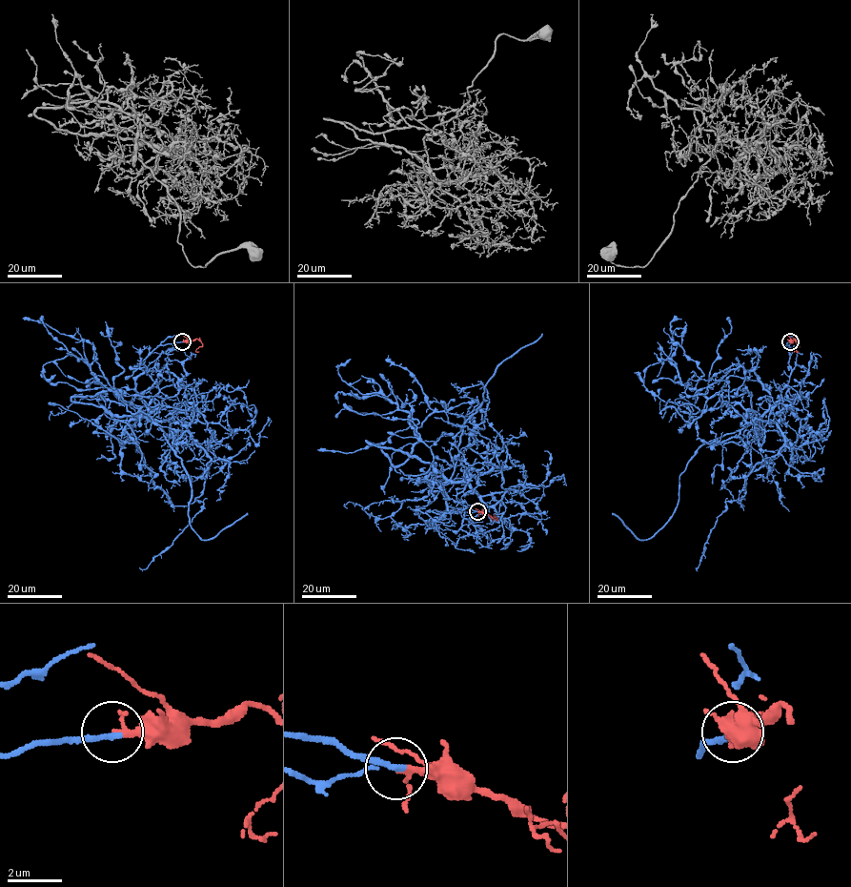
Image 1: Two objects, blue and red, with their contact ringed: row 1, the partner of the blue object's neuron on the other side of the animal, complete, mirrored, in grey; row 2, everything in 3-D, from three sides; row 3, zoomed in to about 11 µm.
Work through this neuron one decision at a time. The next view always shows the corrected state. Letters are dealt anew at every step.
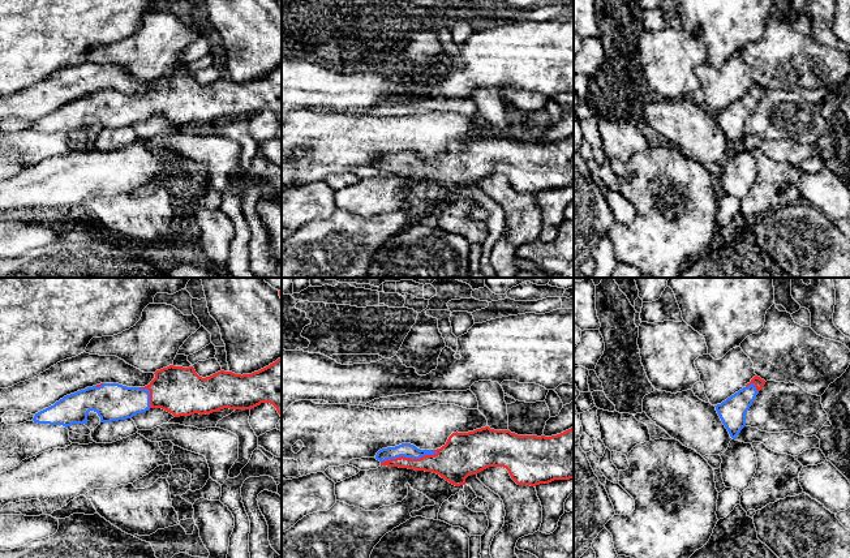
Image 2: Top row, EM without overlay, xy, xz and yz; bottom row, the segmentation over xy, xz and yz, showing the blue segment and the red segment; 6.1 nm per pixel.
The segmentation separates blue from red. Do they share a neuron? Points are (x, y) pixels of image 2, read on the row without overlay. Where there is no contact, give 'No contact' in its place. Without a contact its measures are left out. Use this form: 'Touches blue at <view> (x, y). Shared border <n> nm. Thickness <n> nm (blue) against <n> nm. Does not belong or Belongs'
Touches blue at xz (408, 164). Shared border 360 nm. Thickness 90 nm (blue) against 190 nm. Belongs

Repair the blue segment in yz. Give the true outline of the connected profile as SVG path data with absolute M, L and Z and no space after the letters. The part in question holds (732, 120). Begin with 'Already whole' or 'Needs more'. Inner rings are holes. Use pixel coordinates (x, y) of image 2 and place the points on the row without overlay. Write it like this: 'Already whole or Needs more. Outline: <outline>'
Needs more. Outline: M755 83L742 98L721 112L714 113L722 132L733 147L735 147L746 134L746 121L764 93L765 89Z

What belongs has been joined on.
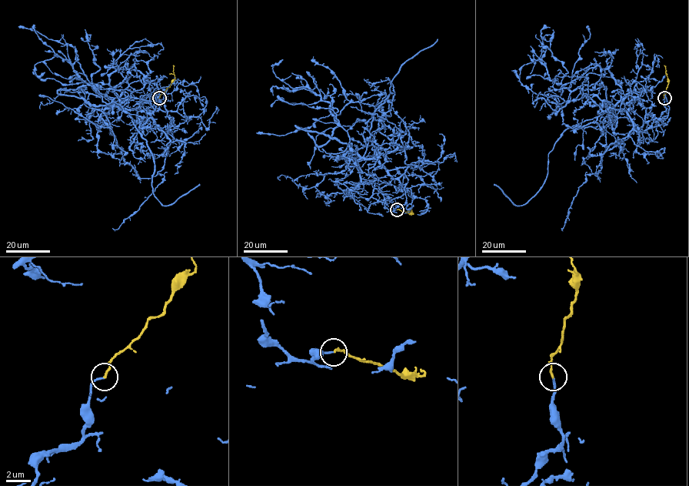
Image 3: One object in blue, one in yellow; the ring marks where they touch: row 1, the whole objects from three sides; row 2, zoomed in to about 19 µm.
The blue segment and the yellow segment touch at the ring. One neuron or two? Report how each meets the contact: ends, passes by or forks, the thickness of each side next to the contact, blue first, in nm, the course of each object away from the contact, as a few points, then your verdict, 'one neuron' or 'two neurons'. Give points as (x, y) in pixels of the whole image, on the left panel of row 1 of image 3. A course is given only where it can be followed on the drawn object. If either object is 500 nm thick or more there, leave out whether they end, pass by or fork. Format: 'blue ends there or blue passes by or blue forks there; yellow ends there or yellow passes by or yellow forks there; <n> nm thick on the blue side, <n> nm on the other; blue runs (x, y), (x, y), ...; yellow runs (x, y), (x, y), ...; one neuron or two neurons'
blue ends there; yellow ends there; 140 nm thick on the blue side, 180 nm on the other; blue runs (159, 98), (134, 120), (150, 128), (148, 109), (88, 108), (80, 86), (101, 86), (58, 56), (44, 72); yellow runs (159, 98), (175, 78), (172, 65); one neuron

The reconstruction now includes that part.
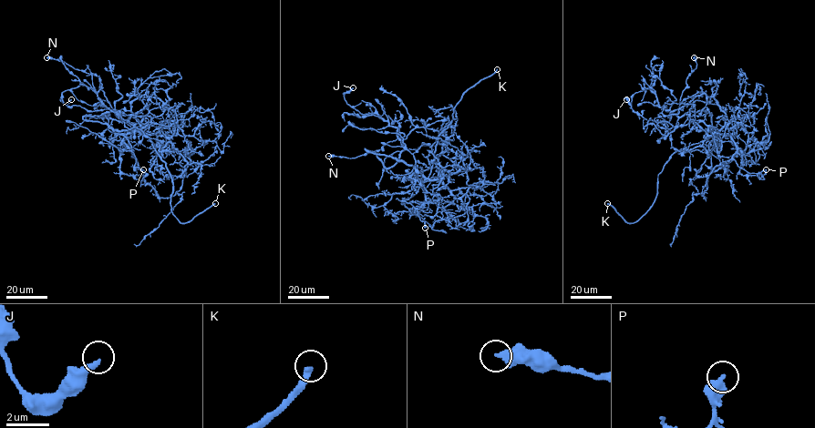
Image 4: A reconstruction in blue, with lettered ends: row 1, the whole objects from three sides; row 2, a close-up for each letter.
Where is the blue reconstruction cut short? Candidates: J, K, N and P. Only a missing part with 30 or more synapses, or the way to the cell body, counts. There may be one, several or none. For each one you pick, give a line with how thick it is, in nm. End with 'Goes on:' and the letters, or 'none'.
K: calibre 320 nm
Goes on: K

